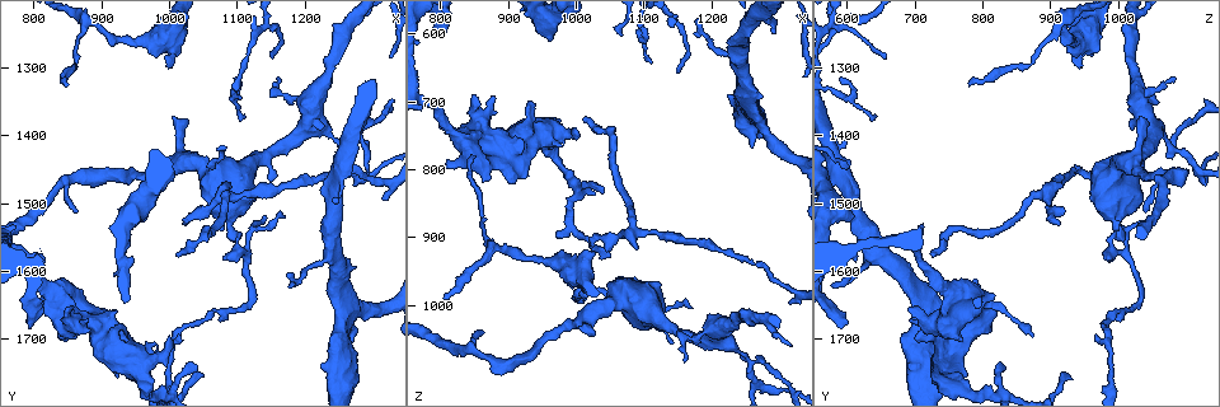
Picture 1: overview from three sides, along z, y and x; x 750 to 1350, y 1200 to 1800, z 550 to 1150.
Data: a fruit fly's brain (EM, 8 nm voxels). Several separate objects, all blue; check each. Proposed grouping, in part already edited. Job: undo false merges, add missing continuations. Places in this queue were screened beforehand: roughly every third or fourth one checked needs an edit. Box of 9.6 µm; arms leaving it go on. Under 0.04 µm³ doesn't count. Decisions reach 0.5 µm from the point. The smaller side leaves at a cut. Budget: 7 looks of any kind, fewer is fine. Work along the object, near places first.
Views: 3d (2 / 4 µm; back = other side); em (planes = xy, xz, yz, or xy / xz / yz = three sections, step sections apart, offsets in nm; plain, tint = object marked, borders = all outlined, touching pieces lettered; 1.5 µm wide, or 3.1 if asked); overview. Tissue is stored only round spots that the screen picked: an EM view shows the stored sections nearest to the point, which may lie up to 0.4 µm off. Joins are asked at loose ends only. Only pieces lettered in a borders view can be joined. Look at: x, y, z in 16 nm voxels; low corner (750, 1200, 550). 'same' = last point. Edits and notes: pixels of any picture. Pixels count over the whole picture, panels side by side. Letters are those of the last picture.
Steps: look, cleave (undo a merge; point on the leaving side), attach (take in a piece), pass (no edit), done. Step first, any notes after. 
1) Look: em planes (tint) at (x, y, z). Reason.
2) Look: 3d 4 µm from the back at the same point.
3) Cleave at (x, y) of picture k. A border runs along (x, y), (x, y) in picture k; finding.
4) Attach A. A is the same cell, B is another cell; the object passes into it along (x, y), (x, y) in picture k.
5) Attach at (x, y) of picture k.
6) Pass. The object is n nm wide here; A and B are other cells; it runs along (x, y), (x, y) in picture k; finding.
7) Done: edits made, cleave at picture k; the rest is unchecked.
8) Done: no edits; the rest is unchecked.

Look: em xy step 8 (tint) at (805, 1650, 790). Free end.

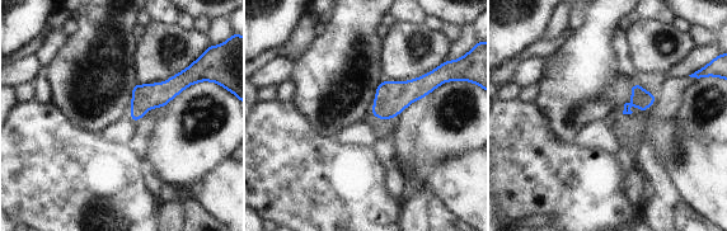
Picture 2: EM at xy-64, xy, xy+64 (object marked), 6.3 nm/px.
Look: em xz step 8 (borders) at the same point. Cut it another way.

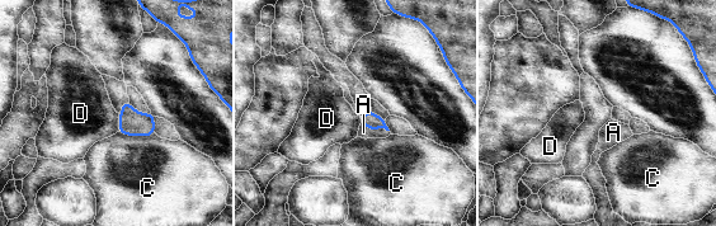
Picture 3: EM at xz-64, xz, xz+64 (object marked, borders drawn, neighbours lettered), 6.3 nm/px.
Attach A. The longest contact is with C, 220 nm; A is the same cell, C and D are other cells; the cell continues.

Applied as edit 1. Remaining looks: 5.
Look: overview. See it whole again.

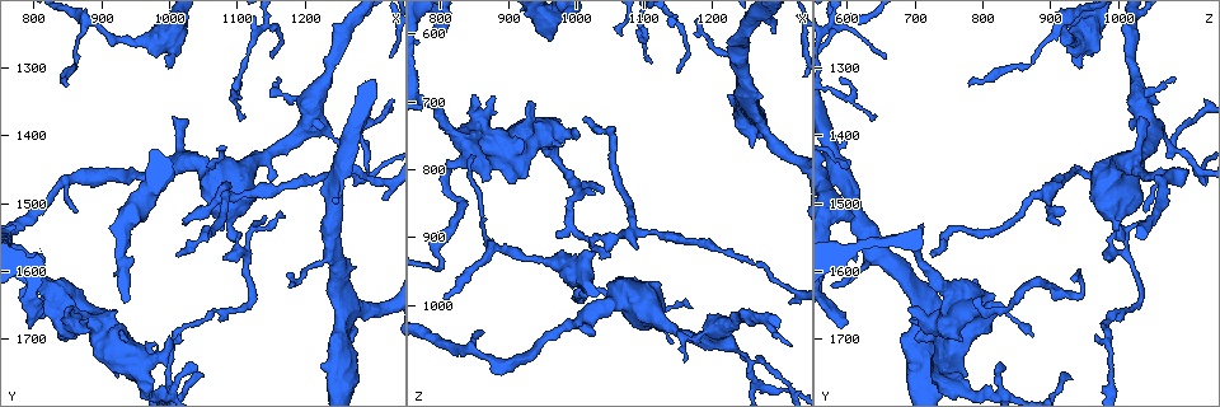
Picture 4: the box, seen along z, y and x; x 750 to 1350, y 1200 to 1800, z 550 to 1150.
Look: 3d 2 µm at (865, 1510, 1035). Free end.

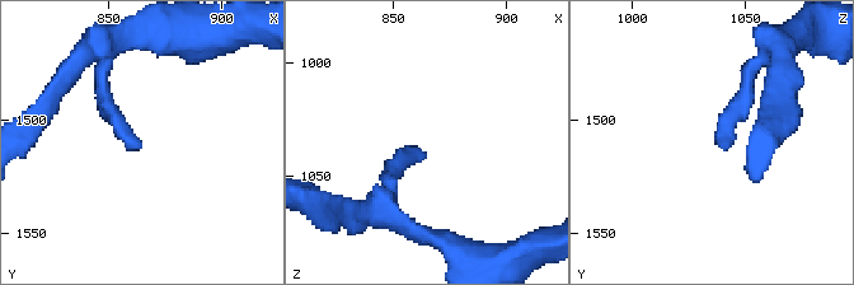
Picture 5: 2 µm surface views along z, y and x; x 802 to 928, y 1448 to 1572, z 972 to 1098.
Look: em xy step 4 (borders) at (861, 1511, 1036). Now the EM.

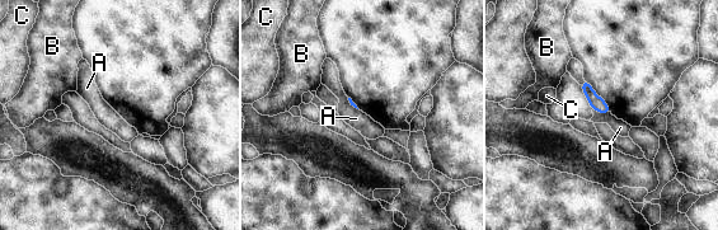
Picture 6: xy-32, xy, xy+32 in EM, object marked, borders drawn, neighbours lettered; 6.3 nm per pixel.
Pass. A, B and C are other cells; a border runs along (594, 108), (602, 113), (610, 113) in picture 6; no lettered piece goes on from it.

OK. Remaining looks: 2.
Look: em xy step 4 (tint) at (850, 1330, 785). Tapers out.

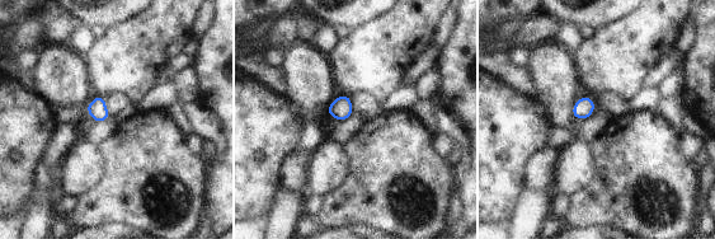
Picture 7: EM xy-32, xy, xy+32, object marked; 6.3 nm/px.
Look: em planes (borders) at the same point.

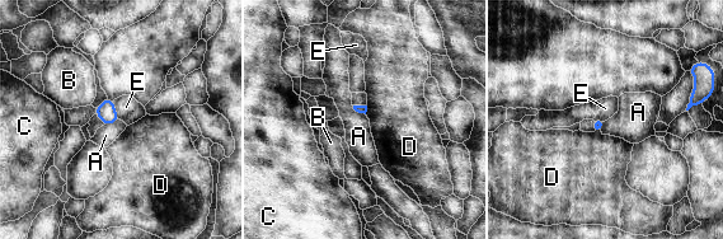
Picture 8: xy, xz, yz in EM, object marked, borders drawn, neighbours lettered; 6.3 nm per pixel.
Pass. A, B, C, D and E are other cells; a border runs along (600, 130), (594, 132) in picture 8; no lettered piece goes on from it.

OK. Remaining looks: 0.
Done: edits made, attach at picture 3; the rest is unchecked.

